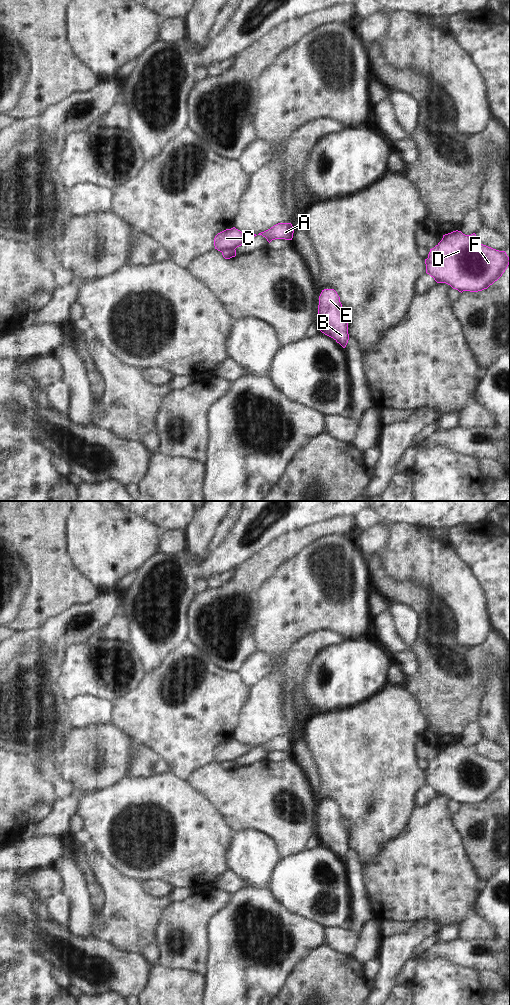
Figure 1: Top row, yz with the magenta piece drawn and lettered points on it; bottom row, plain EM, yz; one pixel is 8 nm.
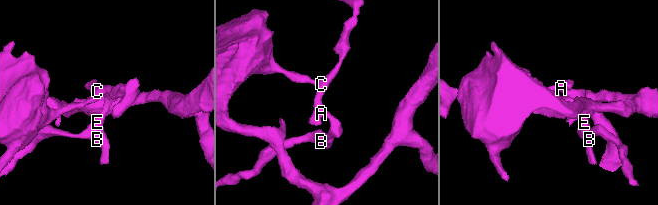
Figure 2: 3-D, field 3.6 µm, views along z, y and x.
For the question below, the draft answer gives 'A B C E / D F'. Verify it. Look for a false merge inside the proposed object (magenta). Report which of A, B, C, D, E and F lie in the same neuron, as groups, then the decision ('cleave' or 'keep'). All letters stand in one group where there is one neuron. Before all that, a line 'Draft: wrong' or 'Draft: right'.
Draft: right
groups A B C E / D F; cleave

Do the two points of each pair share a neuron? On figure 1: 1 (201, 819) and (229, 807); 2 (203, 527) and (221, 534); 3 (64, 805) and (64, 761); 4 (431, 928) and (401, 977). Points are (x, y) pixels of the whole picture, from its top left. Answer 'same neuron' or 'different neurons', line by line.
1: different neurons
2: different neurons
3: different neurons
4: different neurons

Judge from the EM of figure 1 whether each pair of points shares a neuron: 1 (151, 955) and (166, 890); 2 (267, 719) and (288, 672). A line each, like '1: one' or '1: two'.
1: two
2: one

